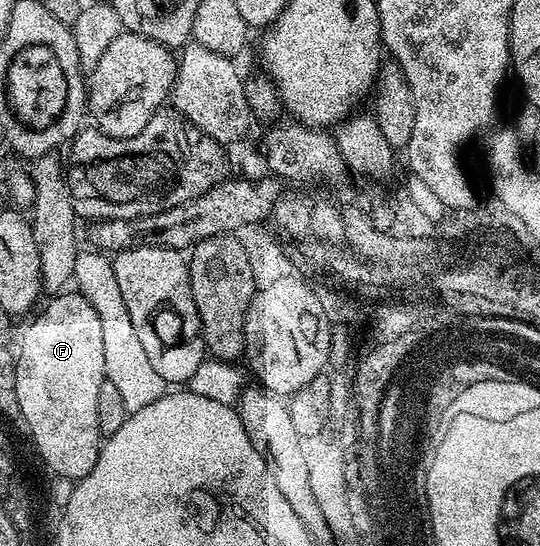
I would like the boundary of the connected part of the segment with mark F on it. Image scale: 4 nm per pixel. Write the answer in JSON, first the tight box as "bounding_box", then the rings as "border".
{"bounding_box":[17,292,105,479],"border":[[[61,292],[51,299],[52,302],[44,311],[40,318],[36,318],[28,327],[23,327],[24,339],[22,340],[22,350],[24,355],[18,360],[17,374],[17,398],[18,408],[21,409],[22,416],[26,416],[26,424],[32,425],[34,431],[34,440],[40,442],[42,456],[39,461],[49,466],[56,473],[57,479],[61,478],[85,478],[94,468],[94,464],[100,455],[102,445],[102,435],[98,428],[98,388],[102,388],[105,382],[104,361],[102,360],[102,320],[98,320],[98,312],[84,299],[78,292]]]}

